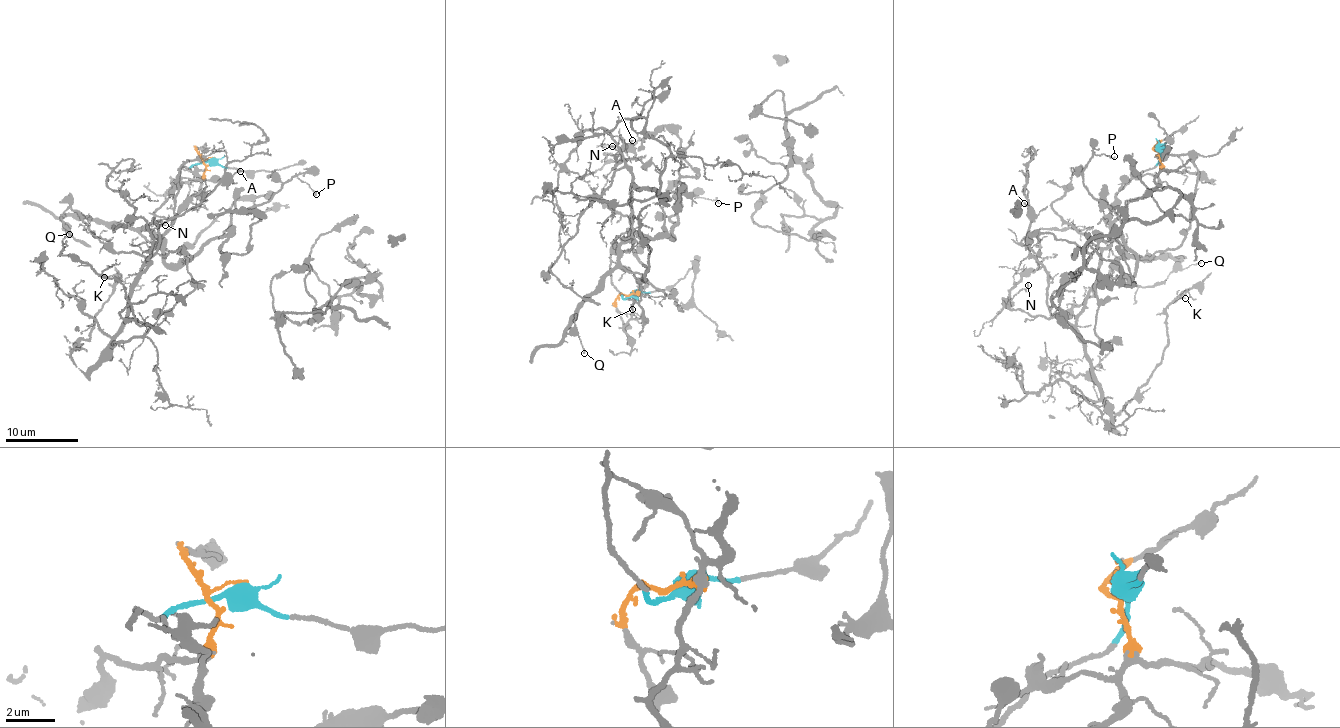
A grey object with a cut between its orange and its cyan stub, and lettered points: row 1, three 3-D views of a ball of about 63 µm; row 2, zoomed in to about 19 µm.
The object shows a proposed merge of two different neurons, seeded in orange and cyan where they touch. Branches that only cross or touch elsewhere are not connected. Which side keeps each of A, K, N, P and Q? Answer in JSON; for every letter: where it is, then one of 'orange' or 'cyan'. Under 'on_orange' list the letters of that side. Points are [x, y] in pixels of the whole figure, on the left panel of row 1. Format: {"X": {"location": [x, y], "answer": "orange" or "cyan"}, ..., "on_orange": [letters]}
{"A": {"location": [240, 171], "answer": "orange"}, "K": {"location": [104, 277], "answer": "orange"}, "N": {"location": [165, 225], "answer": "orange"}, "P": {"location": [316, 194], "answer": "cyan"}, "Q": {"location": [69, 234], "answer": "cyan"}, "on_orange": ["A", "K", "N"]}

